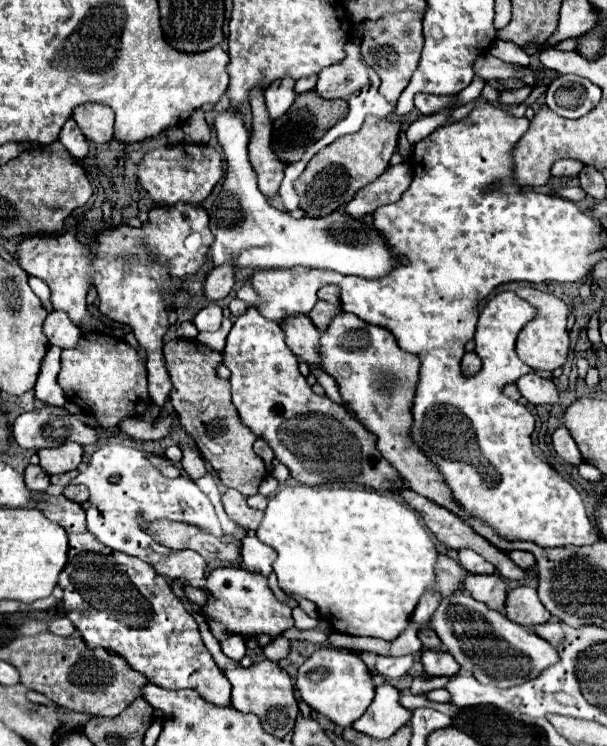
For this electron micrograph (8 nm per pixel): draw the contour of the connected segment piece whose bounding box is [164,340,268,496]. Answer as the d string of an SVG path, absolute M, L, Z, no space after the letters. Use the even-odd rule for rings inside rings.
M170 340L164 346L164 358L168 374L172 378L170 402L178 414L180 426L196 442L196 448L216 470L224 486L236 488L244 496L258 494L258 486L262 484L268 472L264 460L256 456L252 450L256 436L238 420L238 412L230 400L230 382L222 380L216 374L216 366L222 362L222 354L210 352L210 348L206 348L198 340ZM180 348L186 348L190 352L182 352ZM210 442L212 446L218 446L218 450L222 452L216 452L210 446Z

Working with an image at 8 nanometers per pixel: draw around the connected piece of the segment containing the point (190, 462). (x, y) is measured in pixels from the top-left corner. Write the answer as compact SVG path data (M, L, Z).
M180 444L180 450L182 450L182 454L184 454L184 458L182 458L182 468L184 468L184 472L194 480L194 478L200 478L200 476L204 476L208 470L206 470L206 462L204 462L204 458L200 456L200 452L196 450L196 448L192 448L192 446L188 446L188 444Z

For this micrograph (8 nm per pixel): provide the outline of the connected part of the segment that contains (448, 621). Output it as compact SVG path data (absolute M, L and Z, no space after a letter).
M458 592L450 600L442 600L430 622L432 630L438 634L446 650L454 660L482 684L494 684L498 688L518 686L558 662L558 652L546 640L530 632L528 628L508 620L502 612L488 608L484 602L474 600Z

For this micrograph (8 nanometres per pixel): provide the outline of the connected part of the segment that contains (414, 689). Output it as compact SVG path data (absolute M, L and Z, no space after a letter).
M418 676L410 686L410 694L426 694L434 688L444 688L450 678L432 678L432 676Z

